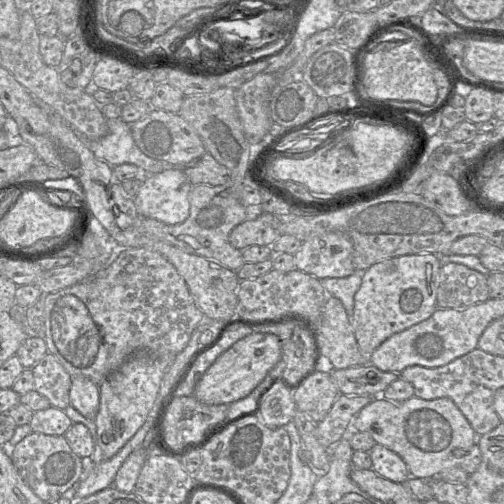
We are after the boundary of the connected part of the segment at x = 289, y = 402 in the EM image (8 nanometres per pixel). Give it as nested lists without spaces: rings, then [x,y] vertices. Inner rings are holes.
[[[277,380],[264,394],[256,415],[267,427],[278,428],[292,421],[296,411],[293,390]]]

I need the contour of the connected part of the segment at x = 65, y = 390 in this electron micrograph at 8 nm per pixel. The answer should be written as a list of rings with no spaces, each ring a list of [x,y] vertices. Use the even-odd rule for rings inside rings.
[[[49,352],[32,368],[34,390],[45,396],[52,407],[64,410],[70,405],[69,393],[73,377]]]

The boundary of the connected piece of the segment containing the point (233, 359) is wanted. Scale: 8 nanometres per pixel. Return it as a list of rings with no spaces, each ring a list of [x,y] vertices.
[[[252,333],[233,344],[206,370],[195,387],[195,398],[208,405],[231,404],[249,395],[281,359],[280,339],[270,333]]]

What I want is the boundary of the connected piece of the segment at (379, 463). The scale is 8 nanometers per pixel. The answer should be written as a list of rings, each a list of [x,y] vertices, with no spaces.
[[[376,444],[369,450],[372,469],[379,475],[396,483],[405,483],[410,472],[403,459],[383,445]]]

